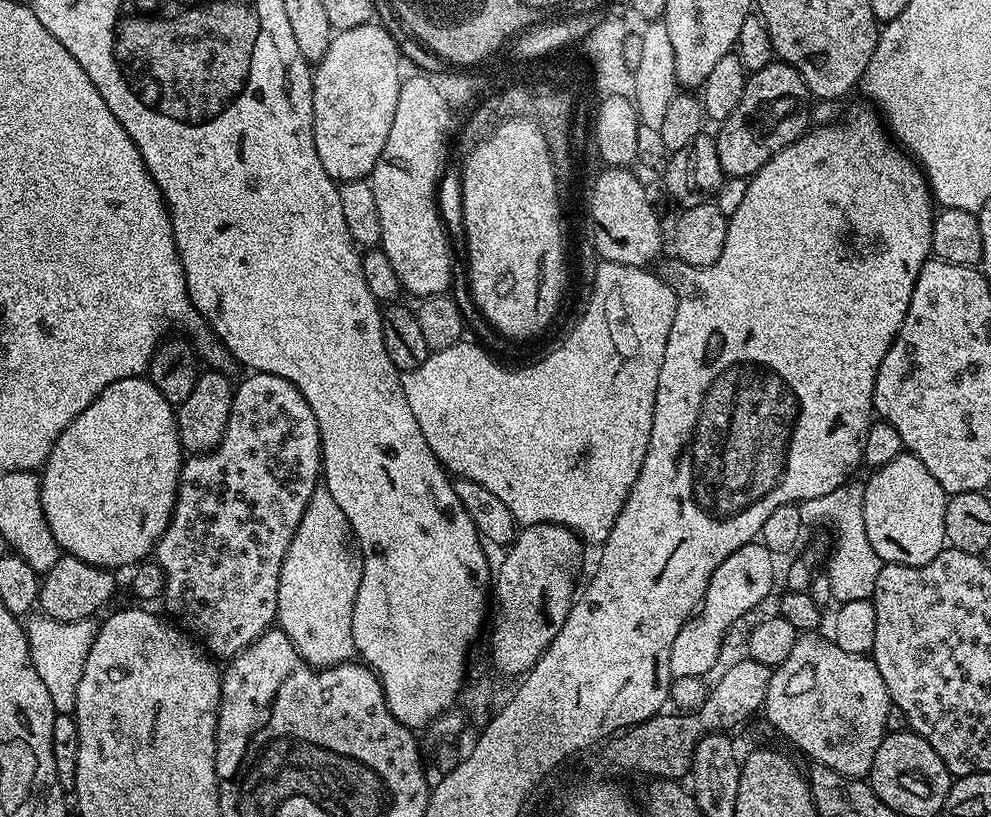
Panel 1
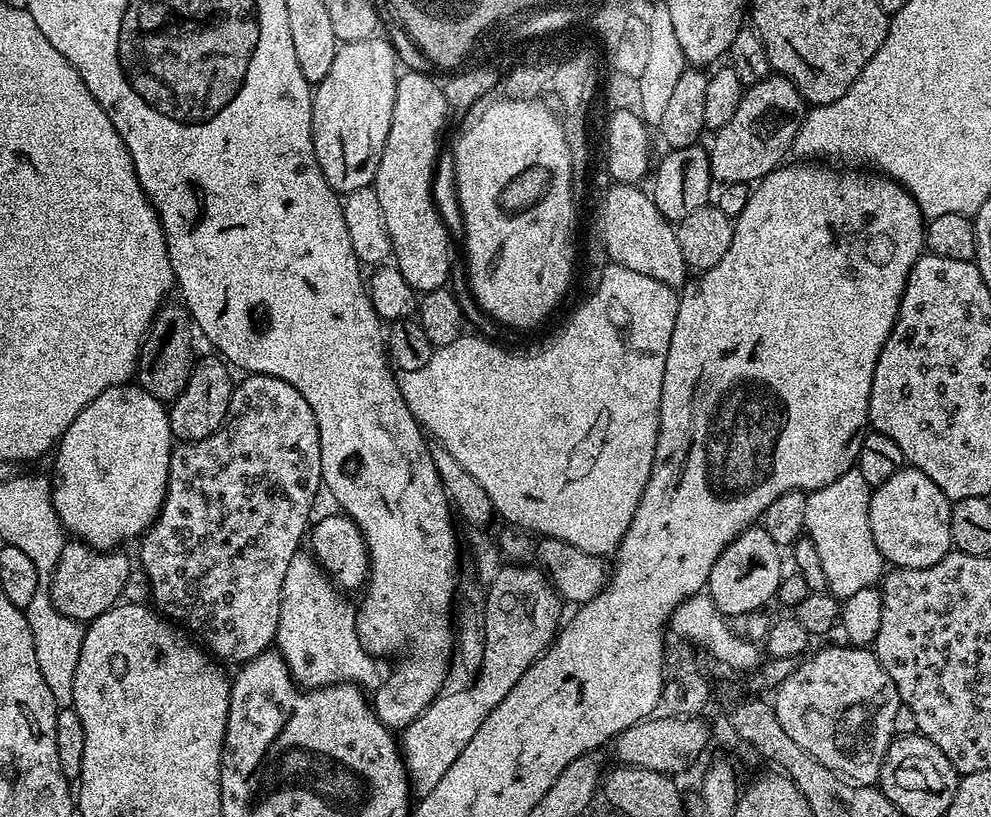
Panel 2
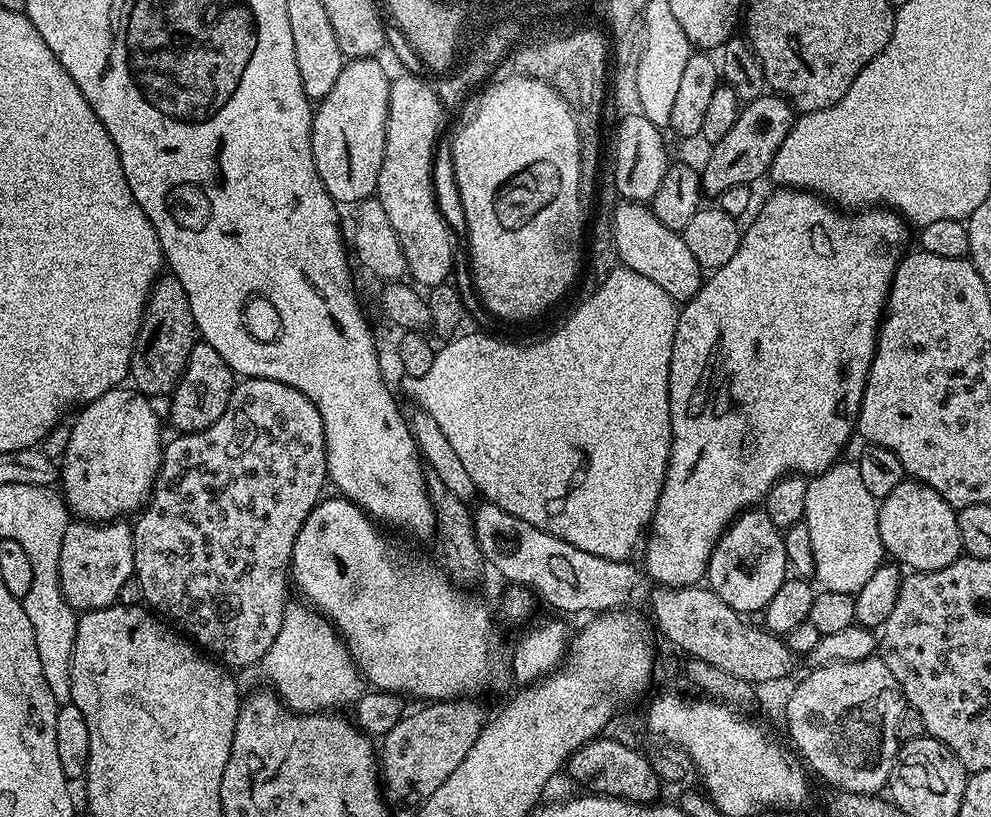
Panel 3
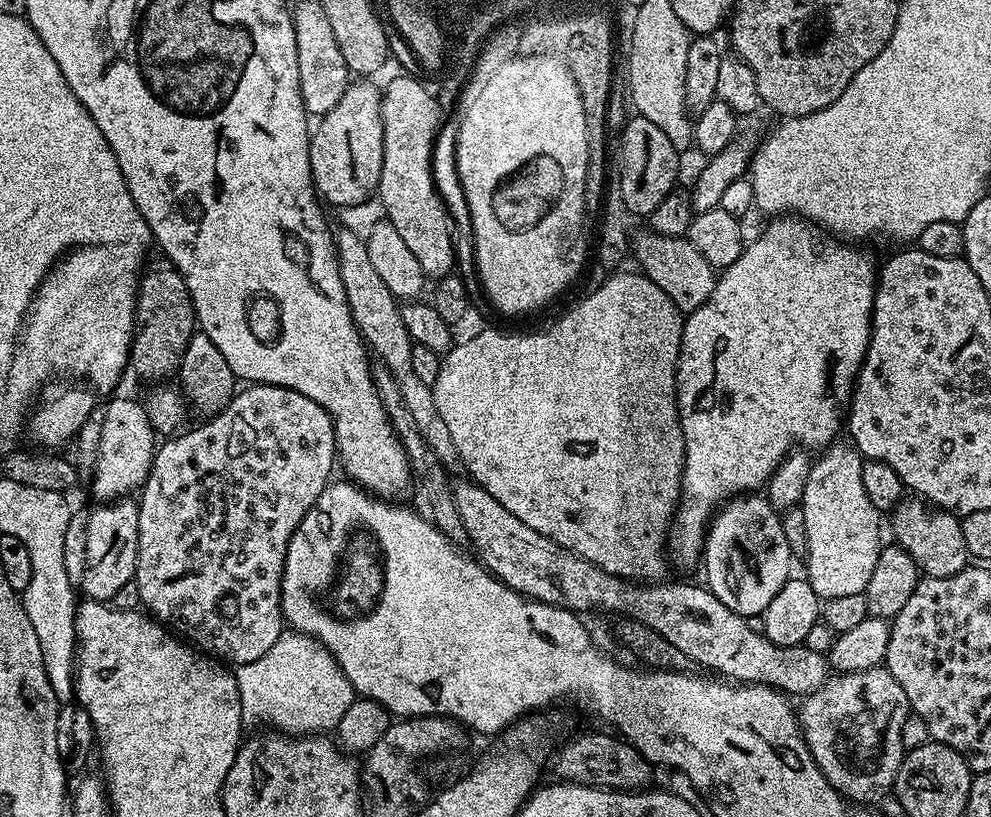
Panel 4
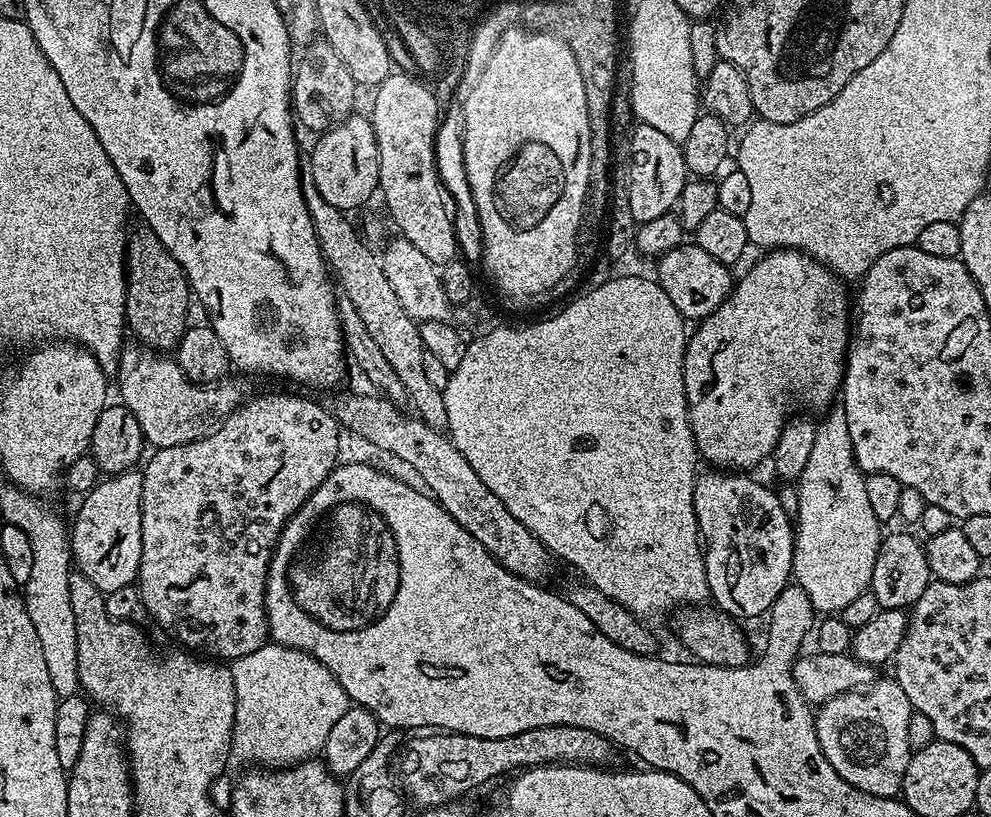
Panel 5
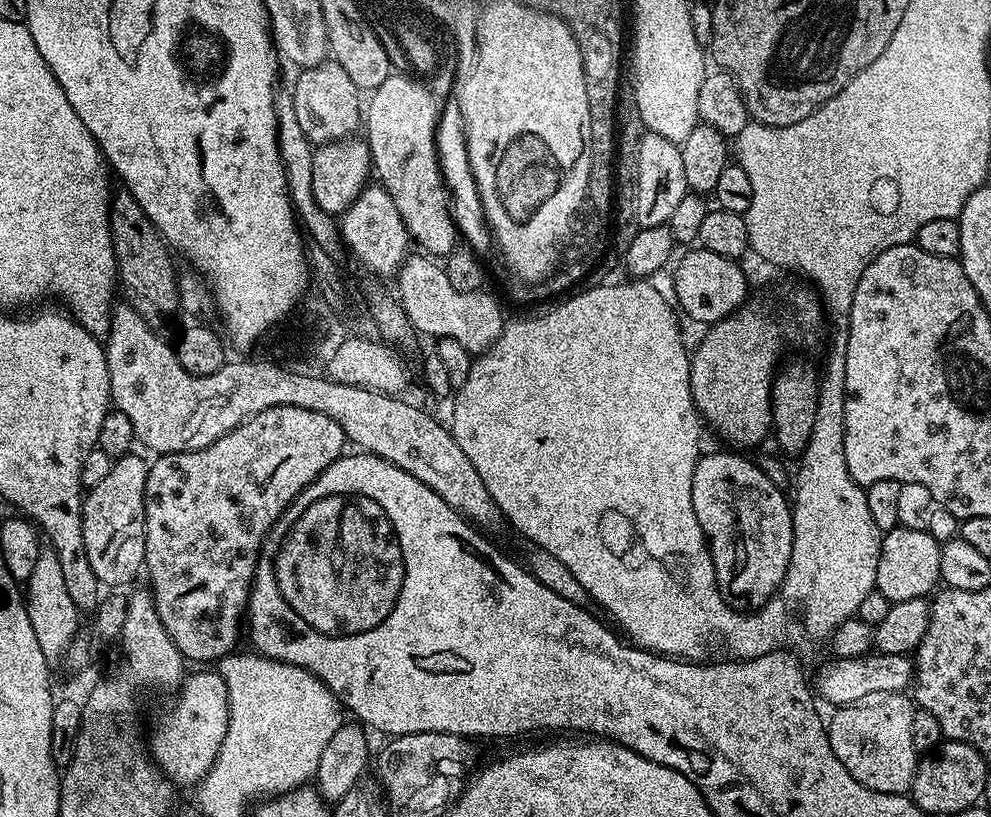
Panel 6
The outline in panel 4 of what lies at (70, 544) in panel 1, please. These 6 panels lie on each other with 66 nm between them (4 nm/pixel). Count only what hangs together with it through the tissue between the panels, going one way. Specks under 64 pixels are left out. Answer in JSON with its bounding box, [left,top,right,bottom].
[78,398,158,502]

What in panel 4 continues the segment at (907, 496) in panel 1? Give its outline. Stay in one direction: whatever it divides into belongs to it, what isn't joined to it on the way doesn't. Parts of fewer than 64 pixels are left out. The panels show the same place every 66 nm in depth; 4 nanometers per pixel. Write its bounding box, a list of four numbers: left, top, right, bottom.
[891,498,970,578]

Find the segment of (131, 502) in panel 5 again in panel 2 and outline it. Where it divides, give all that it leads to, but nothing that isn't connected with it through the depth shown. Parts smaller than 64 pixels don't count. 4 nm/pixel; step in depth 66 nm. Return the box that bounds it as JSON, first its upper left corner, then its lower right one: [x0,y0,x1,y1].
[51,542,130,622]

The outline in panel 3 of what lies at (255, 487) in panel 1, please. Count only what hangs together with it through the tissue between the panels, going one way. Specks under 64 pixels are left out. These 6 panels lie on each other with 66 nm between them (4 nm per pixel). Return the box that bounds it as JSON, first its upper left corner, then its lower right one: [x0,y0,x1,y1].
[132,378,328,670]

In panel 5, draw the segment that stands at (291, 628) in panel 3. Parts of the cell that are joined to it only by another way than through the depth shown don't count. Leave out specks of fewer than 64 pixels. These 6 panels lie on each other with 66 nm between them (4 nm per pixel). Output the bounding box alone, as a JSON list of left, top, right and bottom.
[230,642,350,766]

